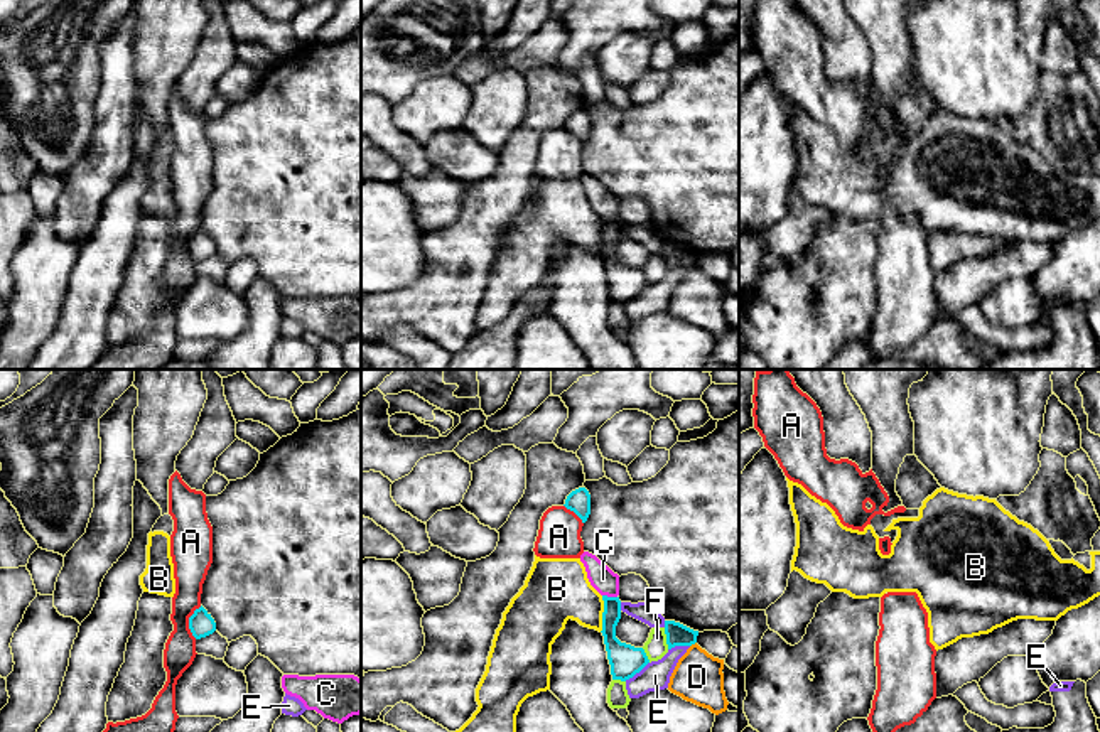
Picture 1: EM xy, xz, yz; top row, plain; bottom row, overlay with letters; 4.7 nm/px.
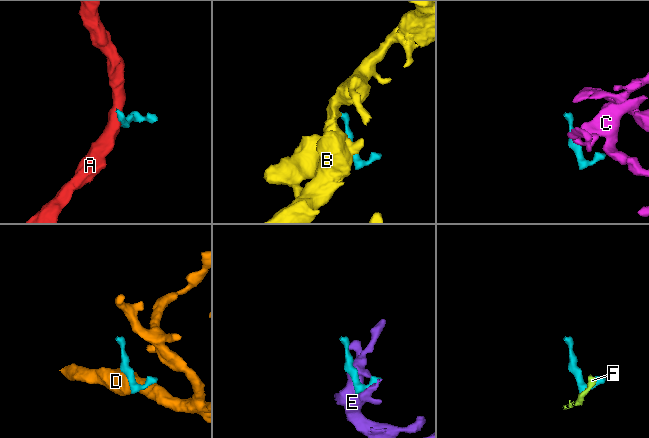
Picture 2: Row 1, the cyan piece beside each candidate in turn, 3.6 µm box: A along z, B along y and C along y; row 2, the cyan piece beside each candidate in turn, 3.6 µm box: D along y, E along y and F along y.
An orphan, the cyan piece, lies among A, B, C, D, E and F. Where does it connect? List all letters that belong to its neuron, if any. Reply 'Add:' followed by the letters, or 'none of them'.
Add: B

